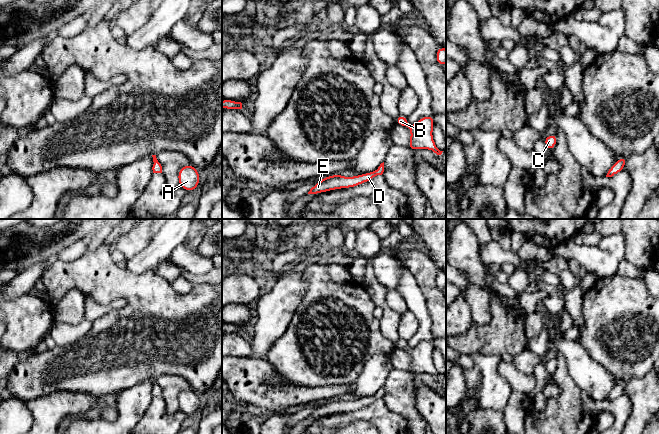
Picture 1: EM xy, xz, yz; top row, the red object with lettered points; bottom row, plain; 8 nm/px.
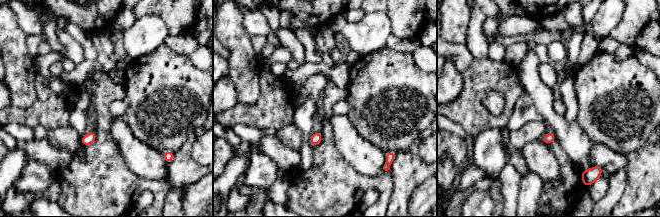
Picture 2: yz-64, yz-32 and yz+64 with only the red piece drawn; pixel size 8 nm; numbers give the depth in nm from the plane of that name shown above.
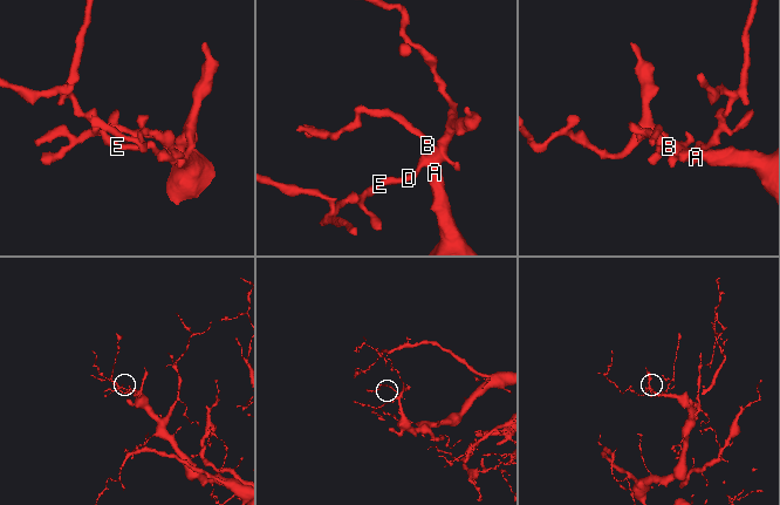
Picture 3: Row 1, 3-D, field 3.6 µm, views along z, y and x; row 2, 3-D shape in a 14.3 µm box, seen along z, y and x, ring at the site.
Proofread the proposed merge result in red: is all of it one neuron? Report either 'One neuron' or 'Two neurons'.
One neuron

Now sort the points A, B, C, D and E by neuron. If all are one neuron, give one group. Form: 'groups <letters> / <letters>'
groups A B C D E

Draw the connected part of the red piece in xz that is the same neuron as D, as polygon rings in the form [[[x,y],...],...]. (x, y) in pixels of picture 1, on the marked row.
[[[384,162],[373,172],[367,172],[358,176],[344,177],[341,174],[330,175],[324,179],[320,179],[308,192],[308,194],[317,194],[335,189],[352,188],[372,180],[384,172]]]

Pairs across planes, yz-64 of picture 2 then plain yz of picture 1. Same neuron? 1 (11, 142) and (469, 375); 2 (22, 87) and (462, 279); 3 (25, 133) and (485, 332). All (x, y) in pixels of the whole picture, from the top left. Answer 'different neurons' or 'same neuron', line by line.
1: different neurons
2: different neurons
3: different neurons

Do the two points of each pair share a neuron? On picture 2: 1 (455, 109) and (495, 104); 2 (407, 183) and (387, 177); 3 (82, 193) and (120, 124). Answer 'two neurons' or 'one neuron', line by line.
1: two neurons
2: two neurons
3: two neurons

